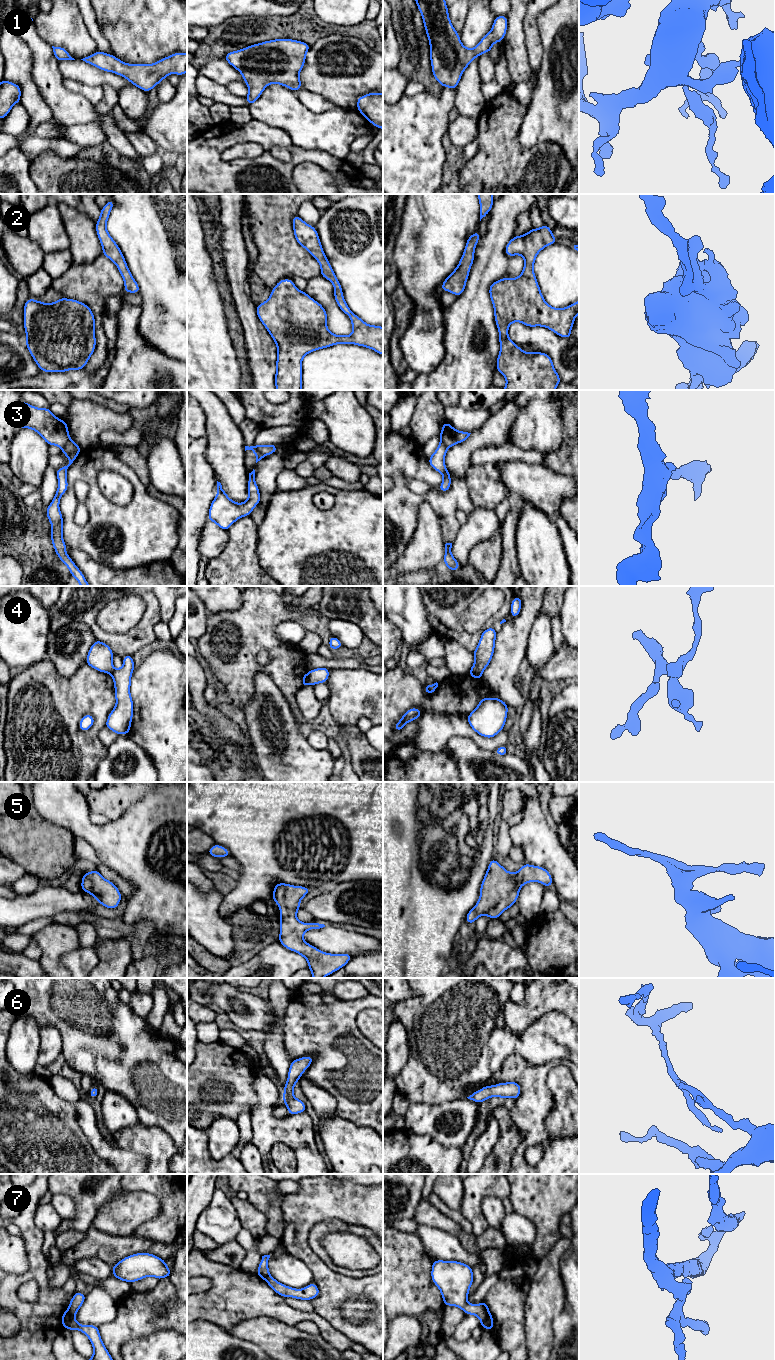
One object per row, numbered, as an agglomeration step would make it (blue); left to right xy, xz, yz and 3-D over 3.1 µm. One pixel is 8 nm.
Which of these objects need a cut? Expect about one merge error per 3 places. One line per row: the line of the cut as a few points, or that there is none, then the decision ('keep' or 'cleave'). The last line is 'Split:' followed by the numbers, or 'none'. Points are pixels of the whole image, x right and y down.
1: cut none; keep
2: cut none; keep
3: cut xz (254, 445), (265, 455); cleave
4: cut yz (470, 670), (481, 674); cleave
5: cut none; keep
6: cut none; keep
7: cut yz (479, 1304), (488, 1315), (488, 1319), (483, 1327); cleave
Split: 3, 4, 7

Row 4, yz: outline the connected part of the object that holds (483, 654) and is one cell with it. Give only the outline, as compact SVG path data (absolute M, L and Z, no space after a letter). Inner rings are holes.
M494 627L487 628L481 634L477 648L472 652L475 662L471 672L482 674L492 660L497 633Z

